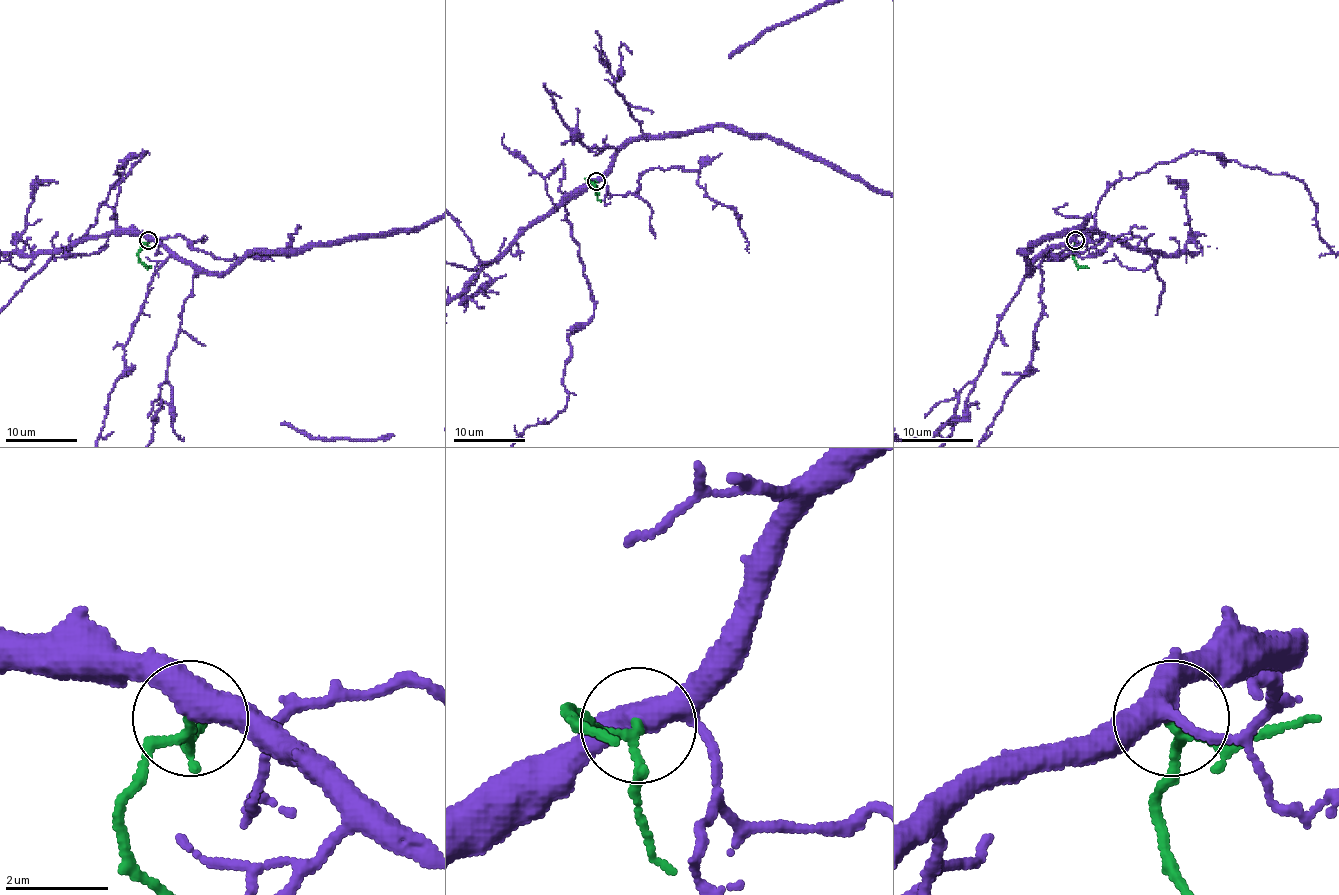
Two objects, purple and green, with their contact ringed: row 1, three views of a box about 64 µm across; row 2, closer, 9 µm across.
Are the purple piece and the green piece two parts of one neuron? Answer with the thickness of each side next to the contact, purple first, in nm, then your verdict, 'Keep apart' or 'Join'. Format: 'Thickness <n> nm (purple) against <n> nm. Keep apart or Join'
Thickness 400 nm (purple) against 140 nm. Keep apart

